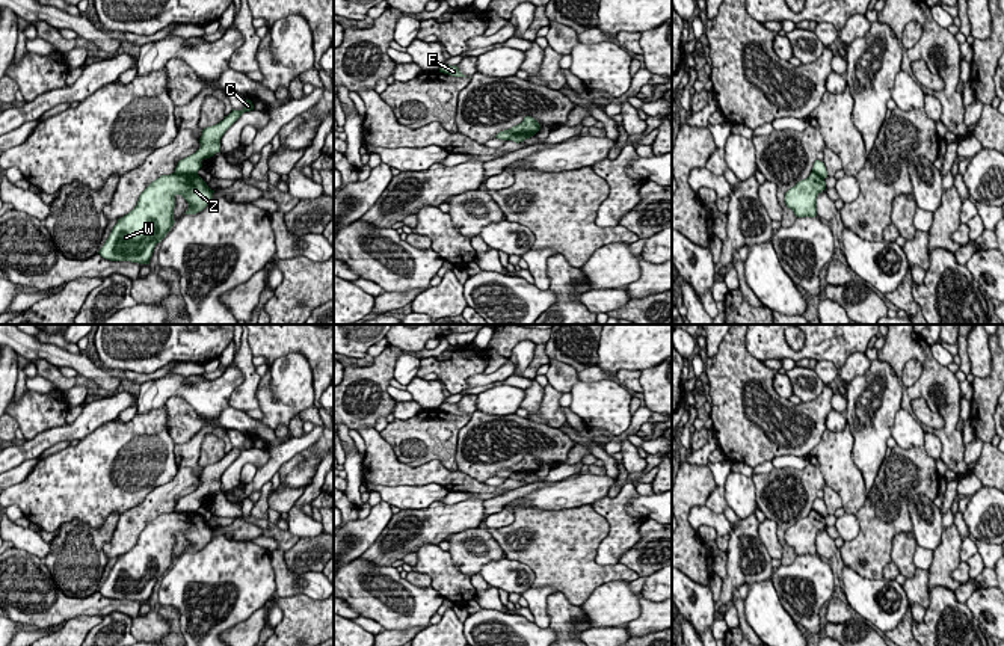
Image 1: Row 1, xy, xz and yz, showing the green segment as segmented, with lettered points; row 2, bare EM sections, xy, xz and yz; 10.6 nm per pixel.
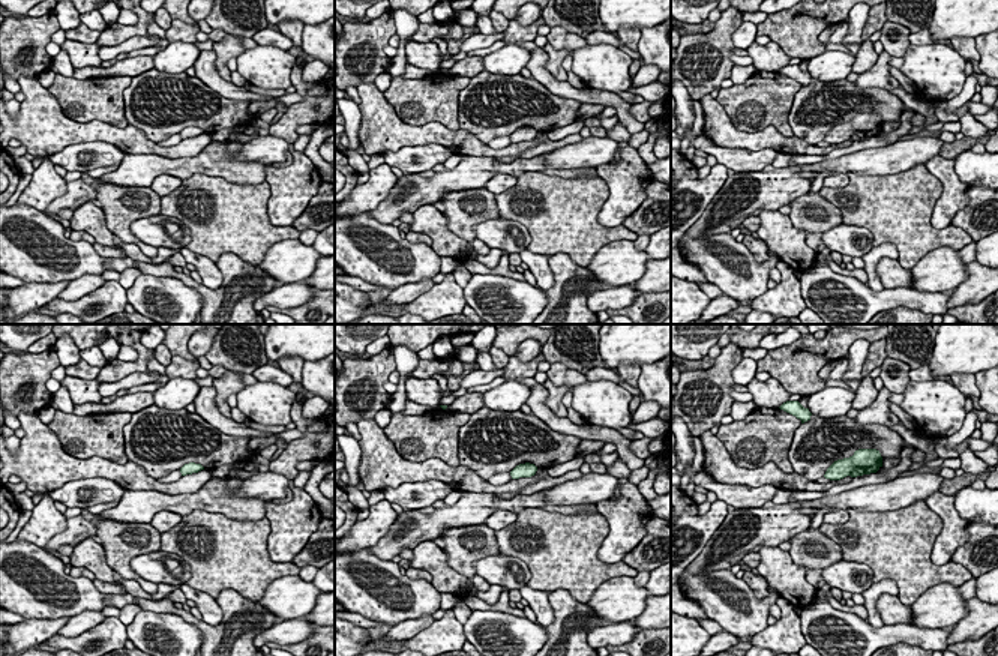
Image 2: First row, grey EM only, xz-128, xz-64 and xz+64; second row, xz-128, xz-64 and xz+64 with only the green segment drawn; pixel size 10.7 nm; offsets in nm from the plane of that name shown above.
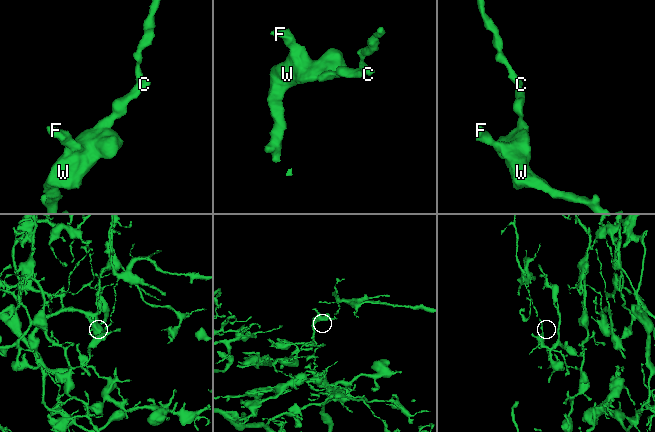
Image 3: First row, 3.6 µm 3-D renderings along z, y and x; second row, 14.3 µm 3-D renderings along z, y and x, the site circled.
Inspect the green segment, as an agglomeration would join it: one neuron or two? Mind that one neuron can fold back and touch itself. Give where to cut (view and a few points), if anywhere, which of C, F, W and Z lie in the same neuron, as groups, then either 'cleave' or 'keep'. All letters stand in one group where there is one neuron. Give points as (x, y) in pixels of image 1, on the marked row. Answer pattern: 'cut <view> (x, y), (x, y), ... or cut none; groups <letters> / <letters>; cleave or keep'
cut xz (533, 135), (515, 133), (509, 139); groups C / F W Z; cleave

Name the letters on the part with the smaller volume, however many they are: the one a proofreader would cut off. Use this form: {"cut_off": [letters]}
{"cut_off": ["C"]}

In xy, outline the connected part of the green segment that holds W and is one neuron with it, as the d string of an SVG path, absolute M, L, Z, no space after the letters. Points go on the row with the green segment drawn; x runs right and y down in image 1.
M162 175L152 181L139 196L137 205L124 217L118 219L100 255L110 261L131 261L149 264L154 248L174 226L175 196L181 195L189 202L186 214L196 214L213 202L213 193L207 183L196 175Z

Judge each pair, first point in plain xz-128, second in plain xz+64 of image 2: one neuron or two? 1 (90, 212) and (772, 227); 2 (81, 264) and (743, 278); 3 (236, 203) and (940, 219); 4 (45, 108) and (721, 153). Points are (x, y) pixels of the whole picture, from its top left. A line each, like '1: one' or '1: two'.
1: one
2: one
3: two
4: two

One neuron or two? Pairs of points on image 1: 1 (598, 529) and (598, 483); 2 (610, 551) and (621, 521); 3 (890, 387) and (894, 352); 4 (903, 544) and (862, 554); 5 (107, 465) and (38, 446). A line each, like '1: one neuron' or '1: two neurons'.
1: two neurons
2: one neuron
3: two neurons
4: two neurons
5: two neurons

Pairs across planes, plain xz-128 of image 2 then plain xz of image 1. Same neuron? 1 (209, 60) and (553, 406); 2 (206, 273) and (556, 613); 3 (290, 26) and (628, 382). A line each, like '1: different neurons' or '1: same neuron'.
1: different neurons
2: different neurons
3: same neuron

